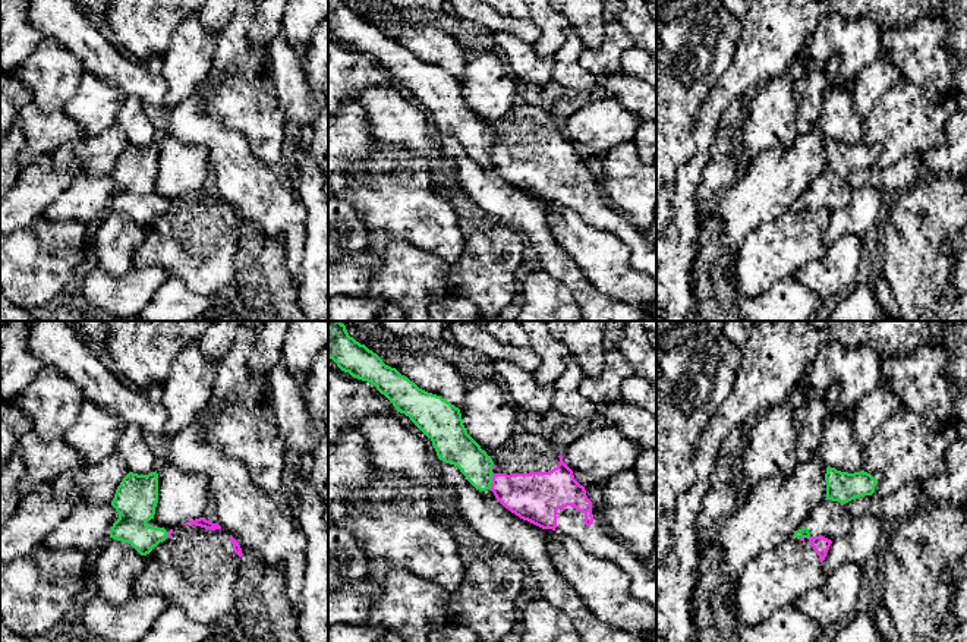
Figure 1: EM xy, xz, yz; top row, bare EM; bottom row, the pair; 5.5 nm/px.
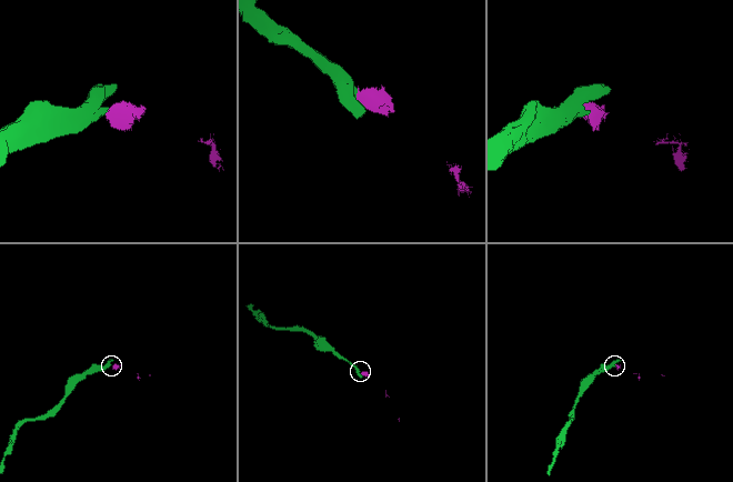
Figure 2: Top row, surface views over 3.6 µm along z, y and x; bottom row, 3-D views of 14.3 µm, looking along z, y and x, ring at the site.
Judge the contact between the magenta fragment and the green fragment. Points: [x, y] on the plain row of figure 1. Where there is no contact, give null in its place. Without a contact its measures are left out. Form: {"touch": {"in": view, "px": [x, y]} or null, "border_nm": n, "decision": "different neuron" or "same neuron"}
{"touch": {"in": "xz", "px": [493, 151]}, "border_nm": 90, "decision": "different neuron"}

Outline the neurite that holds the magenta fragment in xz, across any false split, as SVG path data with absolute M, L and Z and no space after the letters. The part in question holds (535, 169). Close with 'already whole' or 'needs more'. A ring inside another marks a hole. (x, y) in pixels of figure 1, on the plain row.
M520 101L504 119L485 123L494 133L491 163L505 180L542 201L573 208L588 224L611 232L630 249L630 267L656 283L656 245L645 230L633 226L623 213L605 199L598 183L599 179L588 170L585 158L574 151L573 142L563 133L563 128L549 113L539 106Z; needs more

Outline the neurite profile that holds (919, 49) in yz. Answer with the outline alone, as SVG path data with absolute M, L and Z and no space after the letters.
M919 18L881 29L881 47L901 76L930 91L949 91L960 60L948 50L948 26L938 18Z

